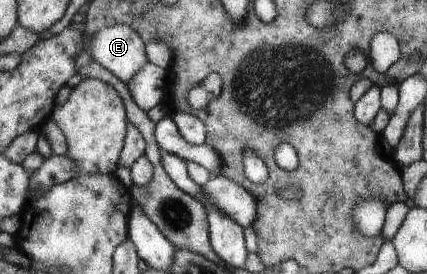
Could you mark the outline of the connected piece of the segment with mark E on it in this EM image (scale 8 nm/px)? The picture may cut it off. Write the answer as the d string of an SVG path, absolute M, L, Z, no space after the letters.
M120 23L97 32L91 40L90 52L94 59L128 85L148 61L144 46L145 42L136 29Z

